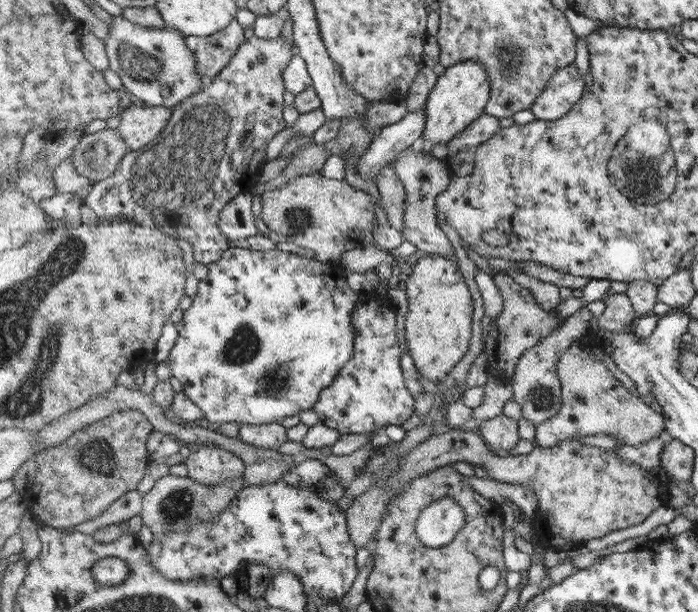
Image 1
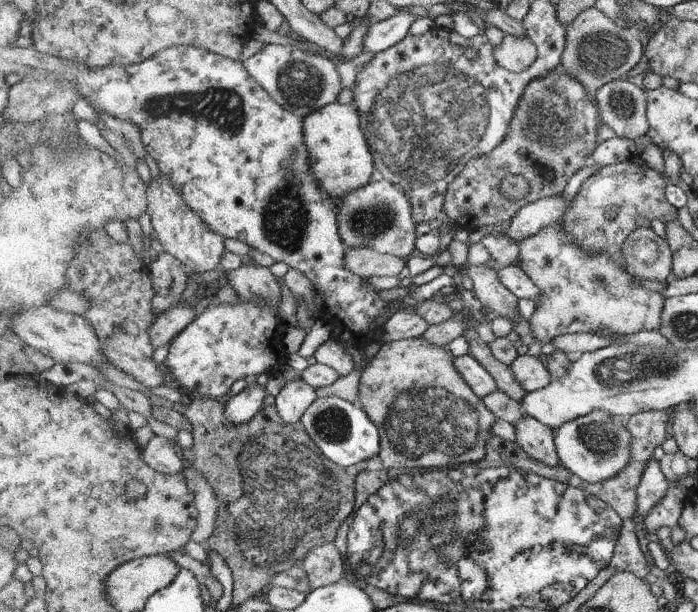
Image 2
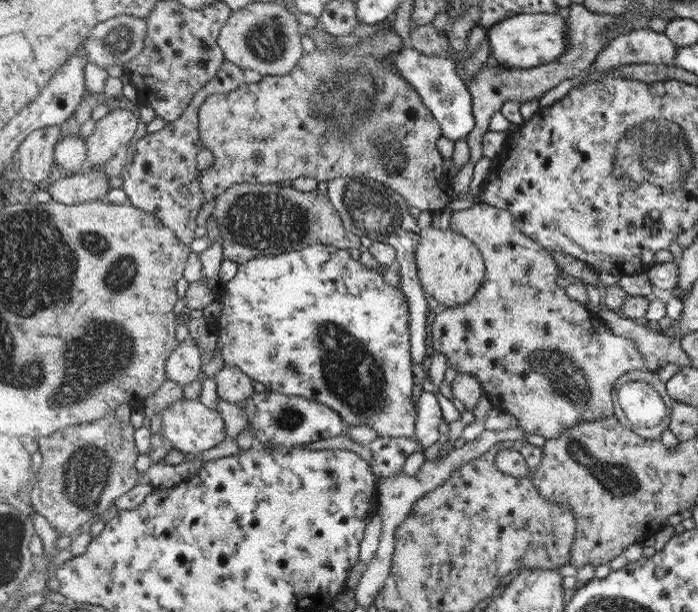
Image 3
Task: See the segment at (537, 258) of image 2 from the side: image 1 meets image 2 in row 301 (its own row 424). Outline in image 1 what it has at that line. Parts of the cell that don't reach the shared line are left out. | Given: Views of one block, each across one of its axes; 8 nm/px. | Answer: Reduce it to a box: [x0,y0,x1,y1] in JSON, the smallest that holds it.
[534,340,665,447]

